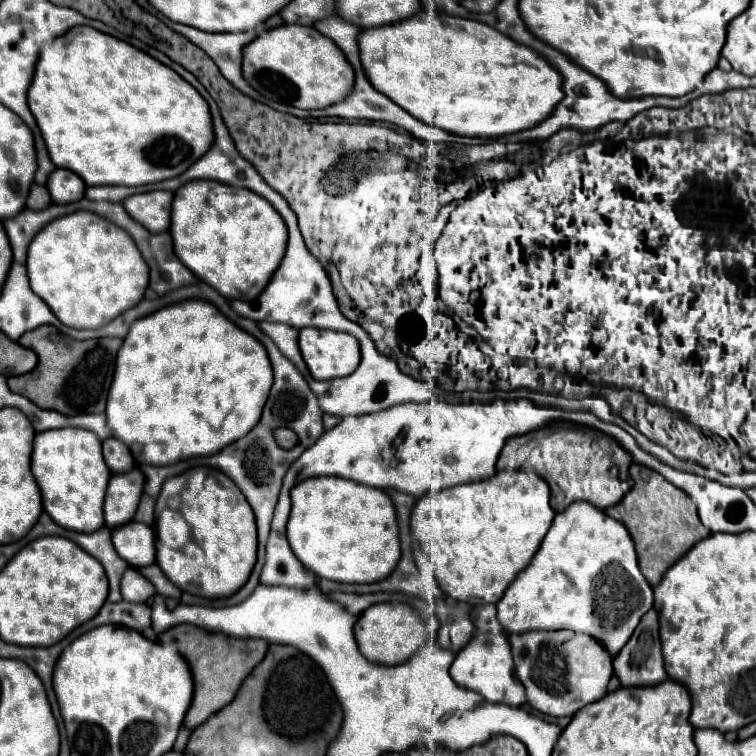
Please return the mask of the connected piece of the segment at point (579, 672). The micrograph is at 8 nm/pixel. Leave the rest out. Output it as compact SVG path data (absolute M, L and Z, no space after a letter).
M557 630L557 632L523 632L509 636L515 660L515 674L523 682L527 690L527 702L545 714L551 716L573 716L583 706L603 698L607 694L607 684L613 676L613 656L597 644L597 640L589 636L581 636L579 632Z

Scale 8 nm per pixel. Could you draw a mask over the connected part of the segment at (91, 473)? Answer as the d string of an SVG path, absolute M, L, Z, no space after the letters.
M81 428L39 432L33 442L31 470L41 488L45 512L59 526L77 532L95 532L97 528L103 528L101 504L111 472L103 462L101 440L93 432Z

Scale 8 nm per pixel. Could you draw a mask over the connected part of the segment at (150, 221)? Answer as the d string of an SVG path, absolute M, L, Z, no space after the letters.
M155 190L129 196L127 200L123 200L123 208L129 212L129 216L133 216L133 220L145 224L149 232L167 232L171 202L173 202L173 192Z

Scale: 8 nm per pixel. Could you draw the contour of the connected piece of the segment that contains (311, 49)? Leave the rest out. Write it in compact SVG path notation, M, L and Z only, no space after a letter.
M281 24L261 32L243 48L243 76L261 96L303 110L341 102L353 88L353 68L333 40L313 26Z

